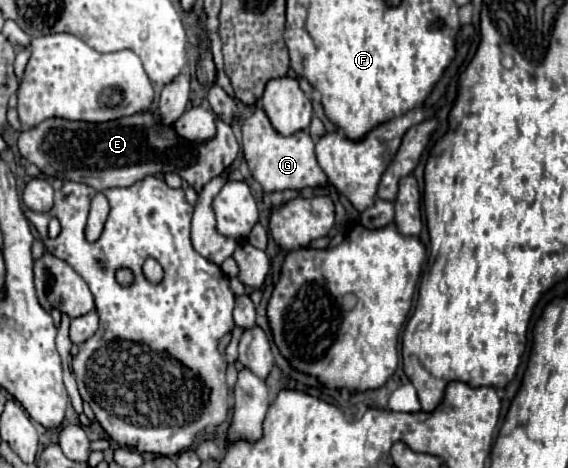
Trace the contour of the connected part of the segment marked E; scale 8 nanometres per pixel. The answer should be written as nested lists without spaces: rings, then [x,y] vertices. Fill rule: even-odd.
[[[149,111],[105,123],[51,117],[33,129],[23,129],[17,147],[19,153],[45,175],[63,181],[79,181],[97,191],[107,187],[129,187],[149,175],[165,175],[169,169],[179,173],[195,191],[201,191],[201,187],[229,167],[239,153],[237,137],[223,121],[217,121],[217,135],[213,139],[193,143],[177,137],[173,127],[163,125],[161,119]]]

